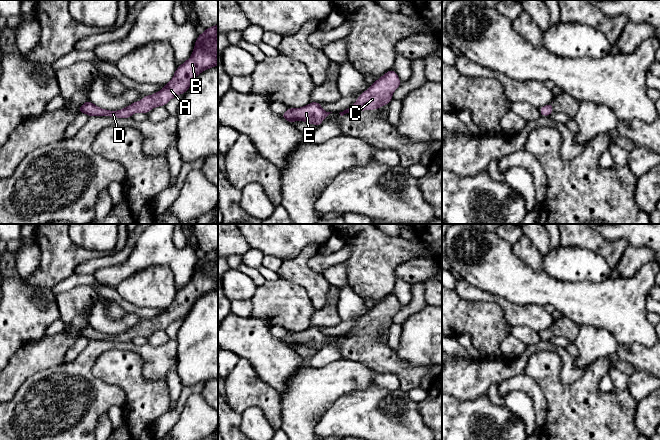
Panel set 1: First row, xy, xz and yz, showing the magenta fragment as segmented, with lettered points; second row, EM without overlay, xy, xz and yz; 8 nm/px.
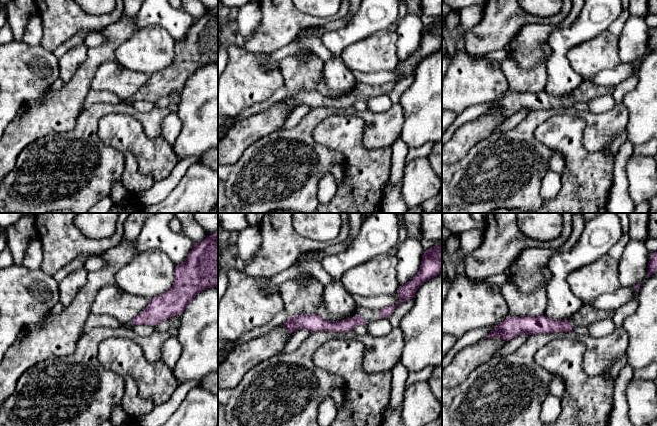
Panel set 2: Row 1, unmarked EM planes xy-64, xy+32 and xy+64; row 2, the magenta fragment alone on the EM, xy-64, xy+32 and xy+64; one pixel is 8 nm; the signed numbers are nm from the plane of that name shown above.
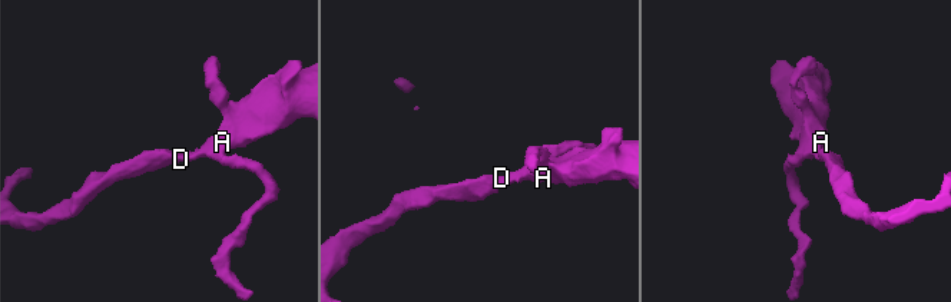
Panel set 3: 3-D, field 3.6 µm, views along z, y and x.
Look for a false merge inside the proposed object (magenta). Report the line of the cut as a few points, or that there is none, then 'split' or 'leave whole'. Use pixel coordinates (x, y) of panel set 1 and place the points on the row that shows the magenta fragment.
cut none; leave whole

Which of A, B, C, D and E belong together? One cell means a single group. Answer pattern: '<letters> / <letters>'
A B C D E

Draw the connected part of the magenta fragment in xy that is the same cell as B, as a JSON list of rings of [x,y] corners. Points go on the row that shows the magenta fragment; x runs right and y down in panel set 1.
[[[218,24],[206,28],[198,35],[192,56],[177,67],[171,81],[164,88],[153,95],[143,96],[142,102],[138,100],[118,111],[102,109],[89,100],[79,107],[79,113],[86,113],[89,117],[109,116],[126,119],[136,112],[147,114],[151,109],[165,106],[172,98],[186,93],[190,85],[201,72],[218,65]]]

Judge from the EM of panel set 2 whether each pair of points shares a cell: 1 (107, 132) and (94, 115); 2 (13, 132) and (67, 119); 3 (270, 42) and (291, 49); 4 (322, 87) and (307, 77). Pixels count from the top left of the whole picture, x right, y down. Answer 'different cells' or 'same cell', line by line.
1: different cells
2: same cell
3: different cells
4: different cells

